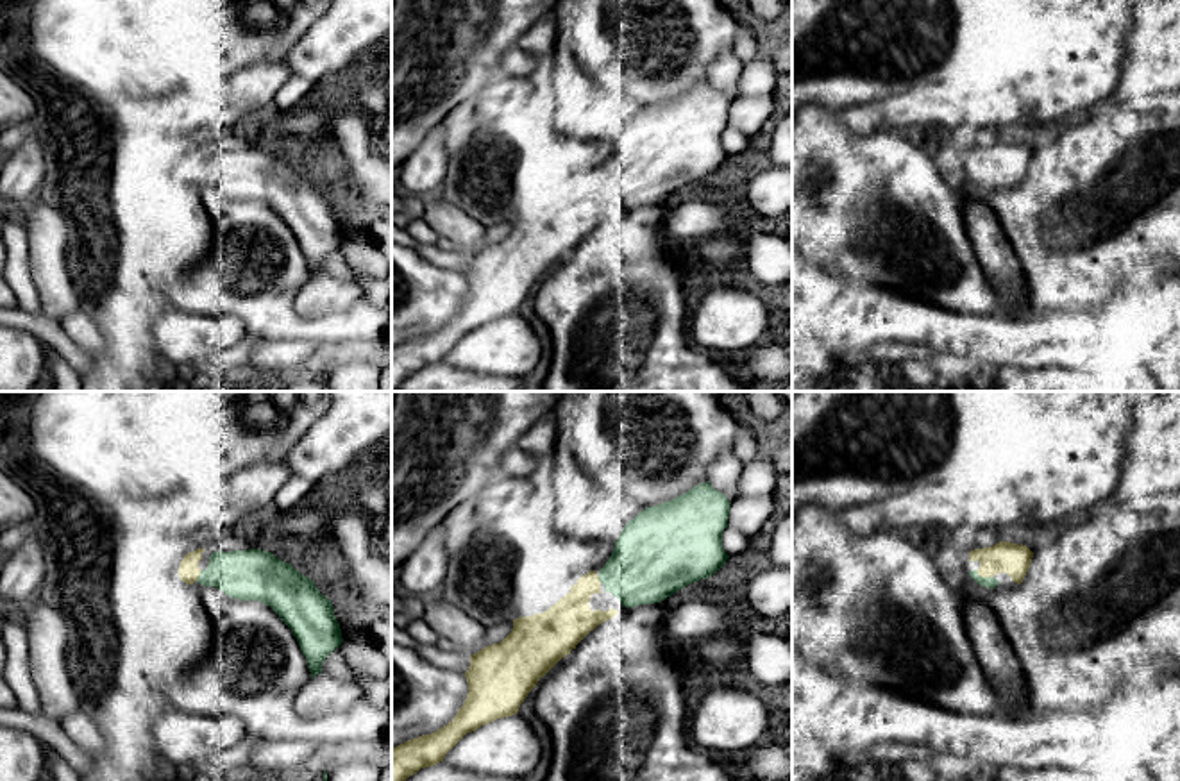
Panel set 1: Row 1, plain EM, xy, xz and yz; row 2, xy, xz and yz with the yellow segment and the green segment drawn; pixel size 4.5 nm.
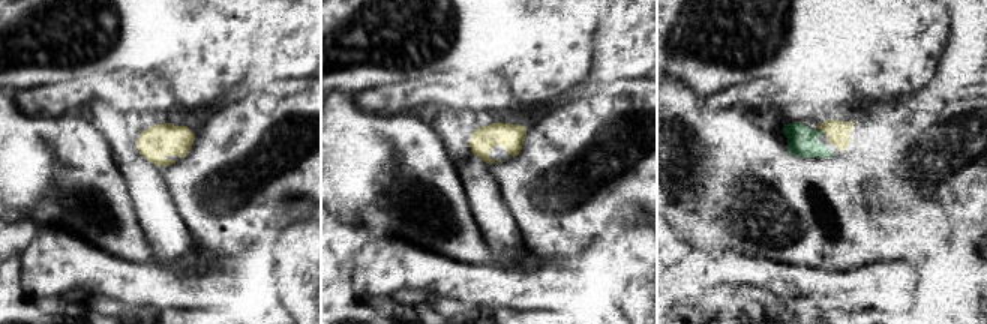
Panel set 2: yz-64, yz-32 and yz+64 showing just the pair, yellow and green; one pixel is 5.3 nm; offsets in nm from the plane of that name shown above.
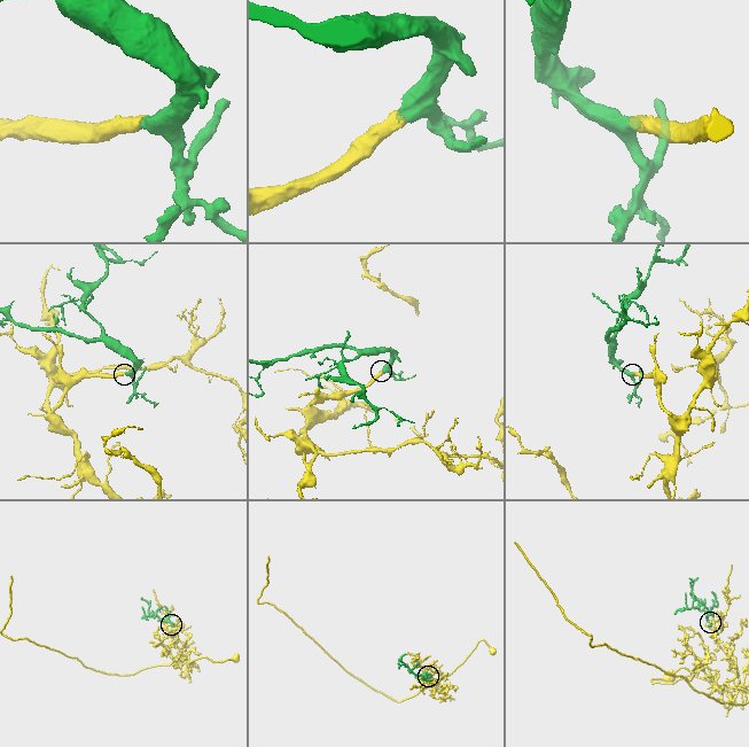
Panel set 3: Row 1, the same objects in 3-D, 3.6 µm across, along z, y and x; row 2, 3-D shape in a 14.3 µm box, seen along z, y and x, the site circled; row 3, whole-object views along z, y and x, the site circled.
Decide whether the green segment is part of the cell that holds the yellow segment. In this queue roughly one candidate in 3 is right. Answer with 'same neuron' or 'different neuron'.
same neuron

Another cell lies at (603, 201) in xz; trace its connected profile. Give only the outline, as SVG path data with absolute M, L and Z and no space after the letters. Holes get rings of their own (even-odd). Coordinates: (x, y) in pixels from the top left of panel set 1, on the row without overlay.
M601 182L601 191L594 193L590 197L588 202L590 209L601 209L601 211L608 211L608 209L617 209L619 213L628 211L629 207L626 207L617 197L613 197L610 191L604 189L604 184Z

